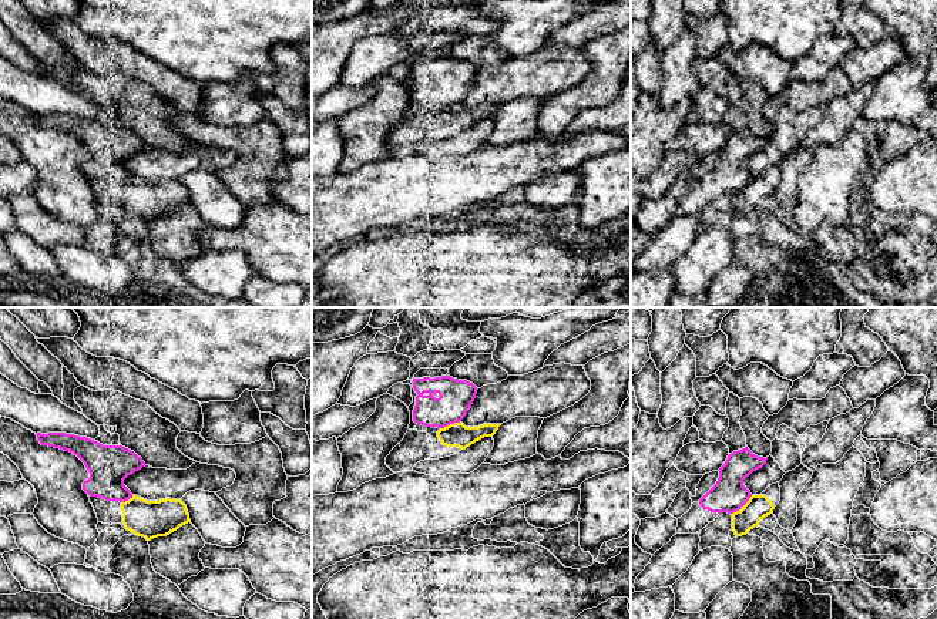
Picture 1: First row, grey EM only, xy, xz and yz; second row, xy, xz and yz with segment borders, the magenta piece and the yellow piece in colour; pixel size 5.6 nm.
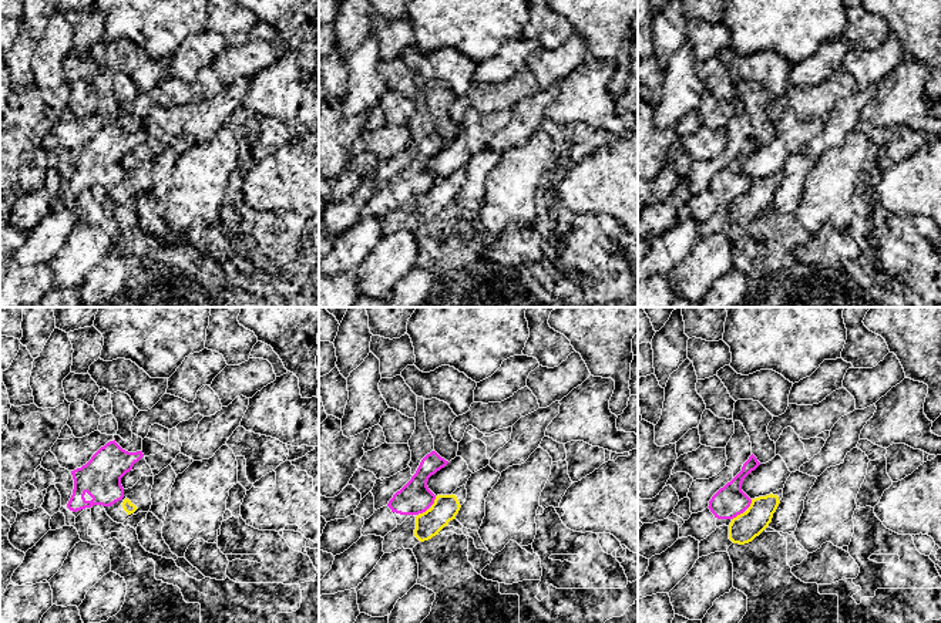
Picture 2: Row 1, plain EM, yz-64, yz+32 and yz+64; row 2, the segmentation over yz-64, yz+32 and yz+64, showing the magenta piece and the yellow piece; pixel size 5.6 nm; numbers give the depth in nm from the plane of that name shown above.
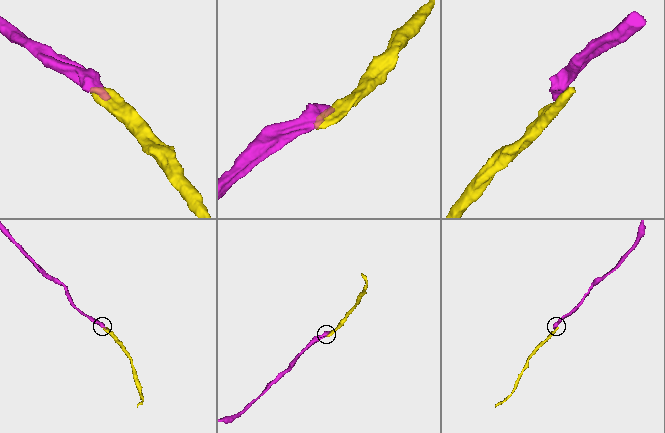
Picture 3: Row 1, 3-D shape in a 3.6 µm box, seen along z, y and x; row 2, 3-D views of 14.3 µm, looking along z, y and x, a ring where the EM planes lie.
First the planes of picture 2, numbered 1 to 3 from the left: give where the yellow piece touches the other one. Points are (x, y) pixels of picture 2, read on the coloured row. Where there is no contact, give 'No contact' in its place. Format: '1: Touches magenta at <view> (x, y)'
1: No contact
2: Touches magenta at yz+32 (433, 501)
3: Touches magenta at yz+64 (738, 514)

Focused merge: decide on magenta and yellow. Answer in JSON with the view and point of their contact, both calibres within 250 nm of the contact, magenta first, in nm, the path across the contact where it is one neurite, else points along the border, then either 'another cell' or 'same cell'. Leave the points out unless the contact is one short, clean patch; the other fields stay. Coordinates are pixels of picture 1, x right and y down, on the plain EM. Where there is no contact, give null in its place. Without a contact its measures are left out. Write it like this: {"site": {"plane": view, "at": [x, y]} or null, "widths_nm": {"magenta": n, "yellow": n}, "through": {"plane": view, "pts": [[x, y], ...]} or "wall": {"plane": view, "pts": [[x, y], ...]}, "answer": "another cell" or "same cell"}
{"site": {"plane": "xz", "at": [450, 104]}, "widths_nm": {"magenta": 190, "yellow": 140}, "answer": "another cell"}

